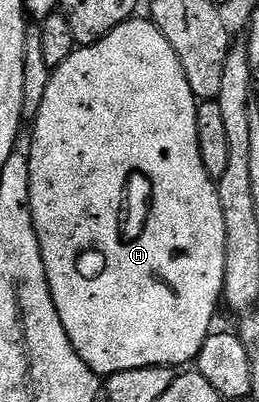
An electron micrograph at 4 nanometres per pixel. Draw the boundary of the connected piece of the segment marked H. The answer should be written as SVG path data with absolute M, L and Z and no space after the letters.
M139 17L128 18L113 28L109 36L97 40L97 44L78 47L65 64L51 71L45 100L41 100L41 108L33 120L32 126L35 127L31 130L31 150L27 159L31 215L57 316L61 316L61 324L65 324L65 332L77 356L81 356L89 369L100 376L125 372L129 368L183 368L194 363L208 334L212 333L211 321L215 318L215 309L221 306L225 280L225 215L221 213L216 179L205 172L197 144L197 99L189 88L189 80L185 80L173 44L165 40L154 22Z

